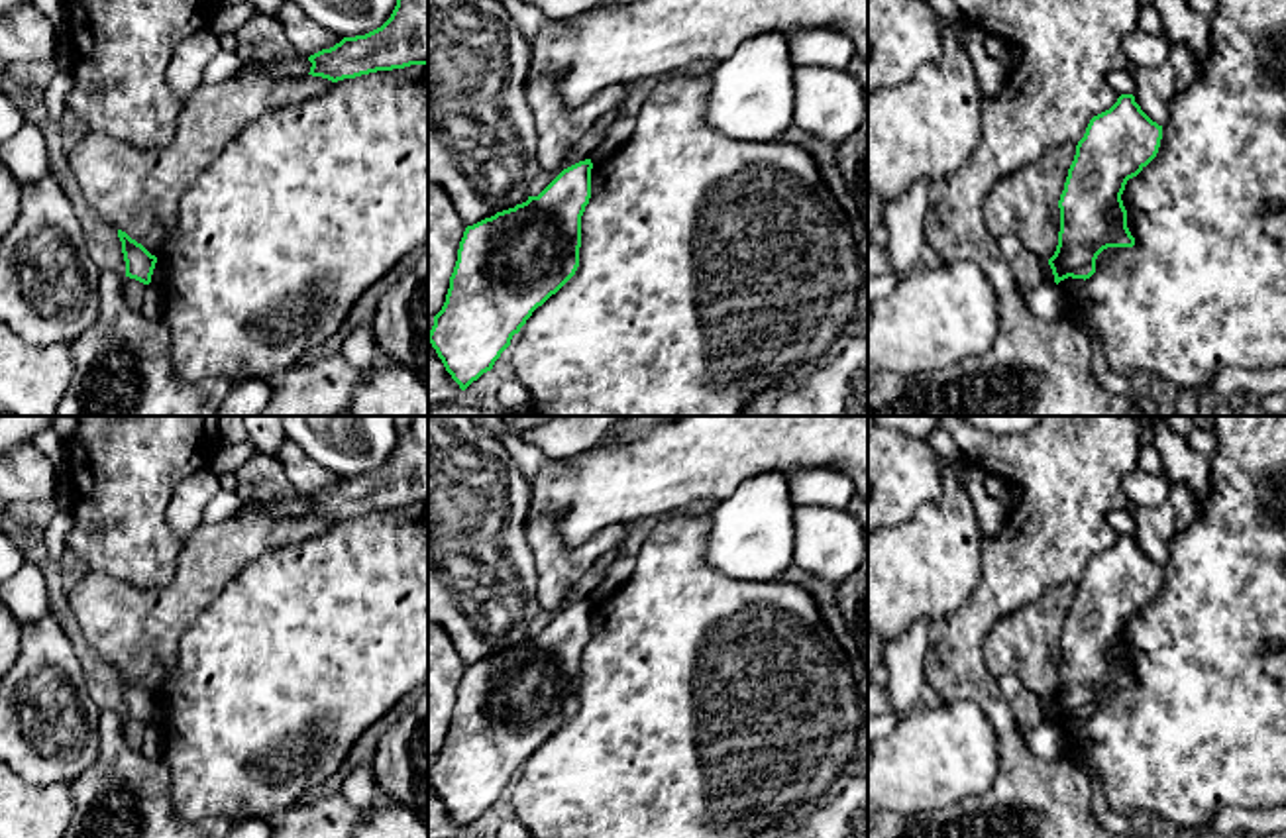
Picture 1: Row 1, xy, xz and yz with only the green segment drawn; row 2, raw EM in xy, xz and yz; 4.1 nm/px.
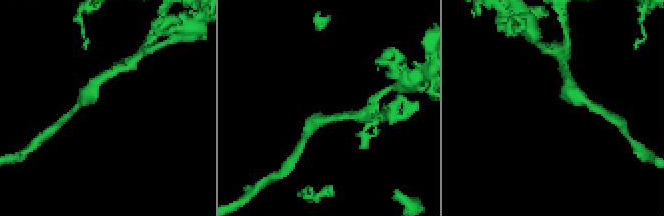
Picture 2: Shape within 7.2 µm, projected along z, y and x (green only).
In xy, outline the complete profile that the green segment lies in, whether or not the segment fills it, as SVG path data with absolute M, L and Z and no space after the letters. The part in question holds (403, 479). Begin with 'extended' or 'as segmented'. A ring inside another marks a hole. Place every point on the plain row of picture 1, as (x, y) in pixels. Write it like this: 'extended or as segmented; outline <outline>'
as segmented; outline M412 416L391 457L377 469L344 477L308 497L312 516L332 522L377 510L428 504L428 416Z

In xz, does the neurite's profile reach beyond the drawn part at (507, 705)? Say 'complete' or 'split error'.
complete

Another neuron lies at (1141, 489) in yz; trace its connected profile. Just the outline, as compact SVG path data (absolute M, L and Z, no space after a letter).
M1135 469L1121 481L1121 491L1127 497L1129 508L1158 504L1170 487L1170 477L1151 475L1143 469Z

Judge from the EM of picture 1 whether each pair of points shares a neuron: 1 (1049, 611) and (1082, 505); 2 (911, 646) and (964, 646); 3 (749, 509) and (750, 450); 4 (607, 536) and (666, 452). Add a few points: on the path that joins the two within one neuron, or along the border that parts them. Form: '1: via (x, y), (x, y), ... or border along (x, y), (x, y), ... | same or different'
1: border along (1074, 583), (1049, 587), (1016, 609) | different
2: border along (933, 623), (927, 634), (927, 664), (923, 668) | different
3: border along (788, 479), (758, 473), (715, 503) | different
4: border along (627, 523), (605, 526), (580, 546), (574, 546) | different

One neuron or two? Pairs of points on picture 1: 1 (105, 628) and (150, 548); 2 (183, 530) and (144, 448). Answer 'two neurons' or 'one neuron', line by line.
1: two neurons
2: two neurons

